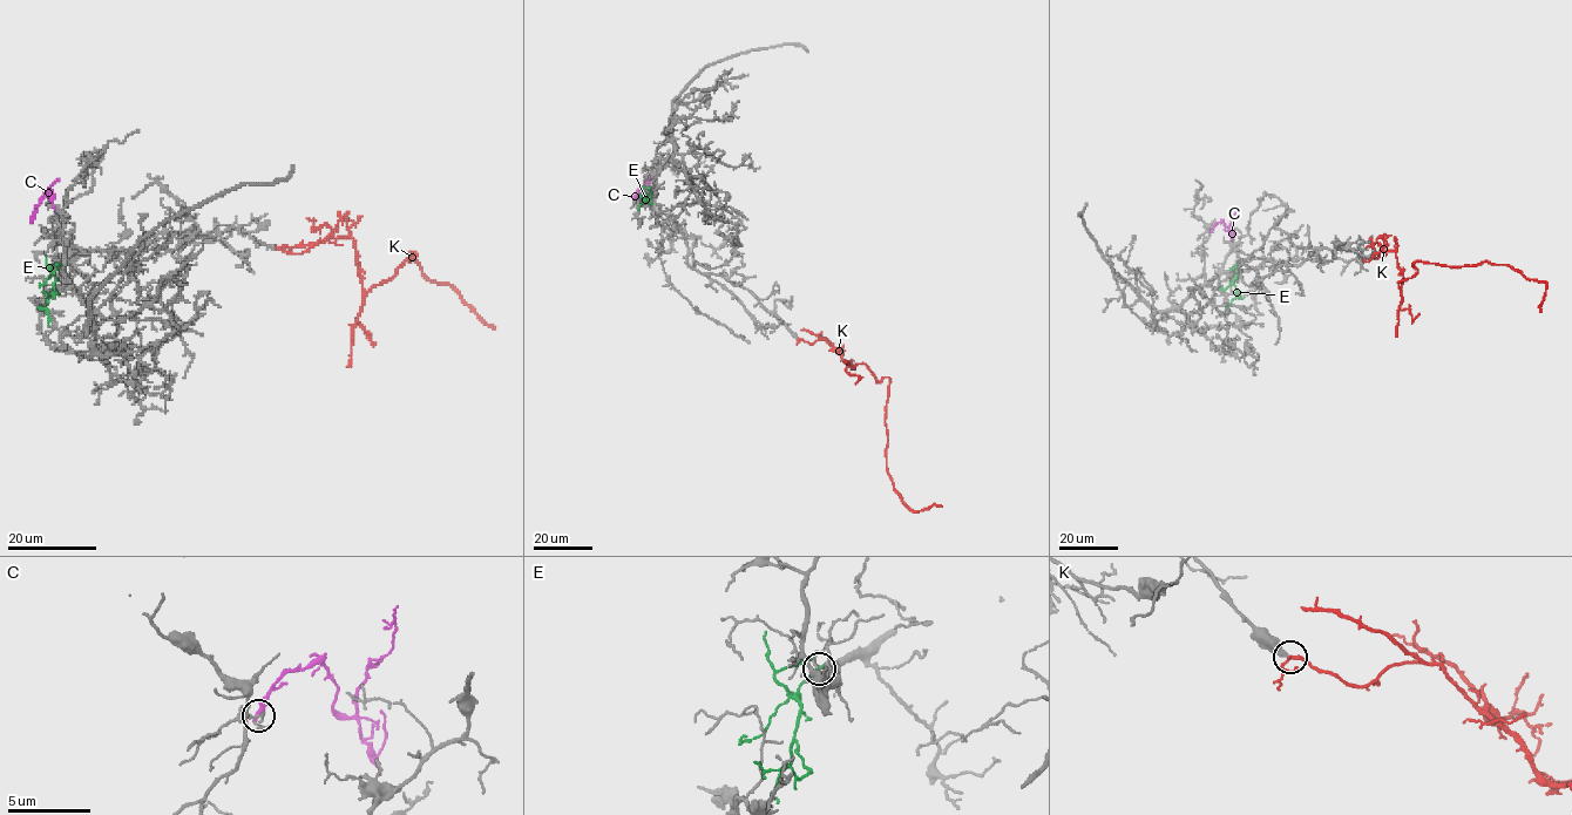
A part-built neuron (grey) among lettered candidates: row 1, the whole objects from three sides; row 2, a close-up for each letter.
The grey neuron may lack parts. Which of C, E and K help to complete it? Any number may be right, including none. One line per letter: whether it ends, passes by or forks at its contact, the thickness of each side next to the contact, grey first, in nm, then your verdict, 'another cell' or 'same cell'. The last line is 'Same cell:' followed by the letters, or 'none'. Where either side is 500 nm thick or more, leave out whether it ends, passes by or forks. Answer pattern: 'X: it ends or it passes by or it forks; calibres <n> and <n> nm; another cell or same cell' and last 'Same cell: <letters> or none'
C: it ends; calibres 90 and 380 nm; another cell
E: it ends; calibres 300 and 150 nm; another cell
K: it forks; calibres 440 and 160 nm; another cell
Same cell: none

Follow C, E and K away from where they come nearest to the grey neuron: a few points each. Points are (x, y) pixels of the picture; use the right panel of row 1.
C: (1211, 230), (1221, 222), (1227, 230), (1235, 211)
E: (1238, 270), (1233, 282), (1237, 296), (1225, 308)
K: (1373, 258), (1396, 251), (1401, 287), (1416, 273), (1414, 262), (1506, 264), (1546, 284), (1542, 312)

